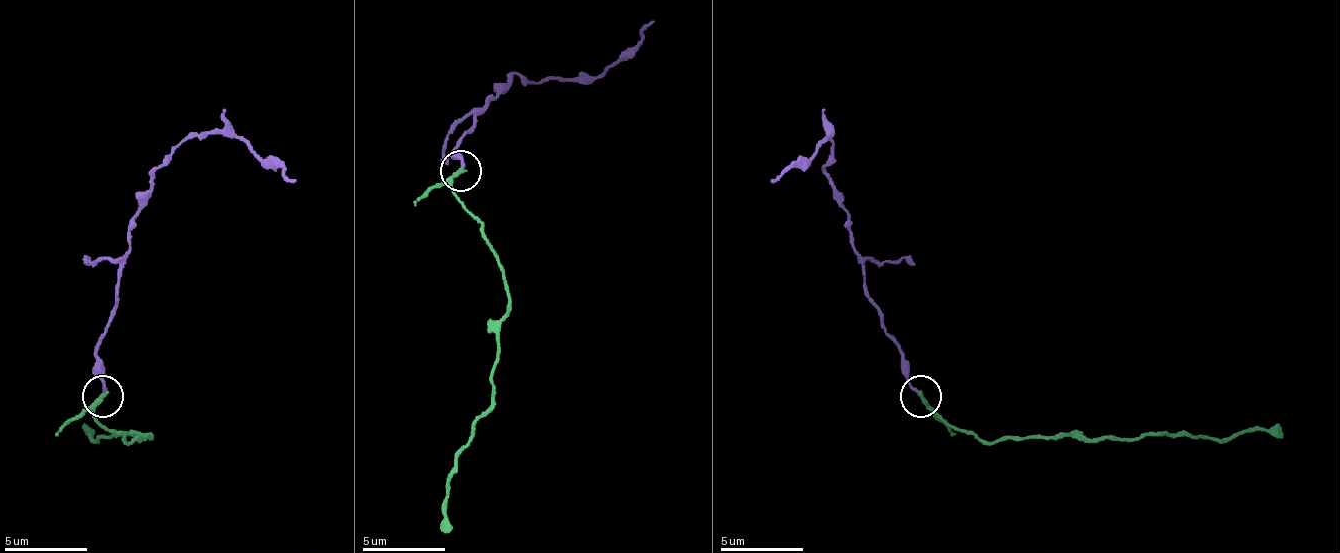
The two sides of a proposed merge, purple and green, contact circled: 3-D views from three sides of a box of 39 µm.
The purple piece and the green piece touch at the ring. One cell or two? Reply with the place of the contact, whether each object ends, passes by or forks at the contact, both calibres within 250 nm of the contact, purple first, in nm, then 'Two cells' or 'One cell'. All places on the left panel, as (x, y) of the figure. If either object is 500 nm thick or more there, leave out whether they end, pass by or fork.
Place: (103, 396). At the ring purple ends. At the ring green ends. Thickness 160 nm (purple) against 260 nm. Two cells

